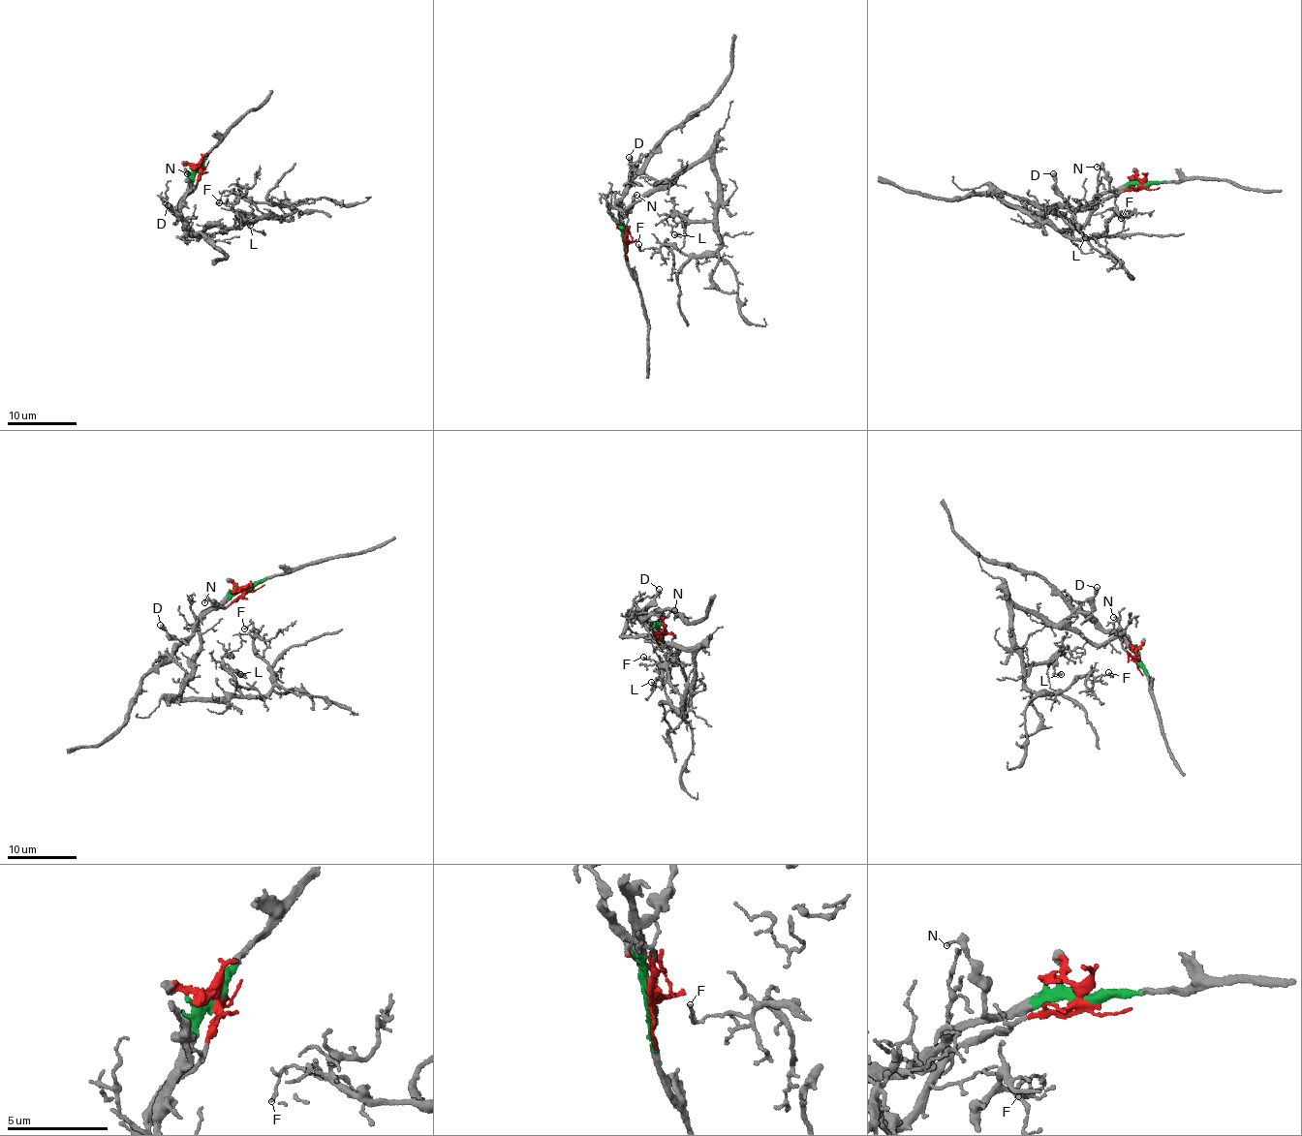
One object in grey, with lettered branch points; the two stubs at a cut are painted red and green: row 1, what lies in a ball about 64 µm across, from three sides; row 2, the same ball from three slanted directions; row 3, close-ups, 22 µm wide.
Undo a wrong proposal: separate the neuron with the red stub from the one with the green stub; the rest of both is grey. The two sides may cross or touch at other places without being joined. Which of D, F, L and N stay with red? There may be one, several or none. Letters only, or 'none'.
F, L

